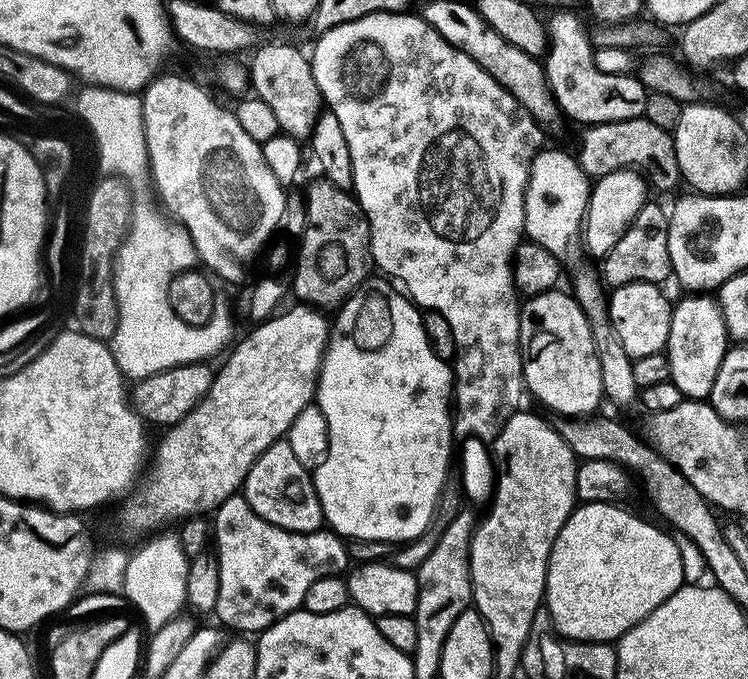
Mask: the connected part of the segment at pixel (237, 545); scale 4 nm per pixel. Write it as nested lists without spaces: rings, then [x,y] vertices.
[[[237,494],[223,500],[214,510],[214,517],[215,516],[216,521],[214,519],[211,521],[210,528],[214,533],[214,544],[216,540],[216,556],[214,554],[214,564],[216,568],[219,569],[220,581],[218,582],[218,594],[214,616],[217,616],[217,618],[221,620],[219,623],[223,625],[225,629],[227,629],[226,627],[233,628],[233,630],[236,631],[233,633],[252,634],[248,632],[253,632],[253,634],[259,634],[263,632],[264,629],[269,628],[269,626],[276,620],[281,620],[286,614],[297,611],[297,609],[303,605],[304,599],[306,598],[306,590],[310,590],[310,585],[312,585],[315,580],[322,578],[323,576],[334,576],[343,573],[345,569],[349,567],[350,561],[345,541],[337,536],[335,532],[331,530],[321,530],[318,532],[287,532],[281,528],[275,528],[270,522],[266,522],[261,516],[254,514],[254,510],[248,505],[246,498],[242,494]]]

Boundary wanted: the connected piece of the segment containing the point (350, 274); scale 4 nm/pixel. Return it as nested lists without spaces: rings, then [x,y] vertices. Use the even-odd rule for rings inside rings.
[[[317,178],[318,180],[314,181],[312,185],[308,188],[308,197],[302,201],[302,207],[305,212],[305,228],[304,232],[298,236],[299,242],[302,244],[300,246],[300,254],[295,257],[294,260],[294,269],[296,268],[296,273],[292,276],[292,288],[290,284],[290,292],[293,292],[297,297],[295,298],[297,301],[303,302],[309,306],[315,306],[320,310],[329,310],[328,308],[335,309],[337,306],[344,303],[345,300],[348,299],[349,296],[352,295],[353,292],[356,291],[357,288],[361,287],[365,283],[364,275],[368,272],[368,264],[370,268],[370,252],[368,256],[368,240],[370,244],[370,229],[361,213],[357,211],[355,207],[353,207],[354,200],[351,195],[347,191],[339,188],[338,186],[331,183],[331,181],[325,178]]]

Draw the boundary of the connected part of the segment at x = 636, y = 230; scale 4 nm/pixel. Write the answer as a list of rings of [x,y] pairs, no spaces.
[[[646,202],[632,219],[622,238],[603,257],[604,280],[609,289],[630,282],[650,282],[663,285],[664,279],[673,275],[670,251],[667,246],[669,213],[652,202]]]

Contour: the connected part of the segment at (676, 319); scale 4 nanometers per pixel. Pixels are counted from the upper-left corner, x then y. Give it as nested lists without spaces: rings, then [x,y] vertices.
[[[684,294],[679,301],[675,301],[672,310],[672,321],[668,331],[668,343],[666,345],[666,355],[668,357],[668,375],[674,386],[678,386],[681,397],[690,400],[707,401],[710,390],[714,386],[714,378],[720,369],[720,363],[725,352],[730,347],[730,337],[728,328],[724,325],[724,315],[719,303],[712,300],[708,294]]]

